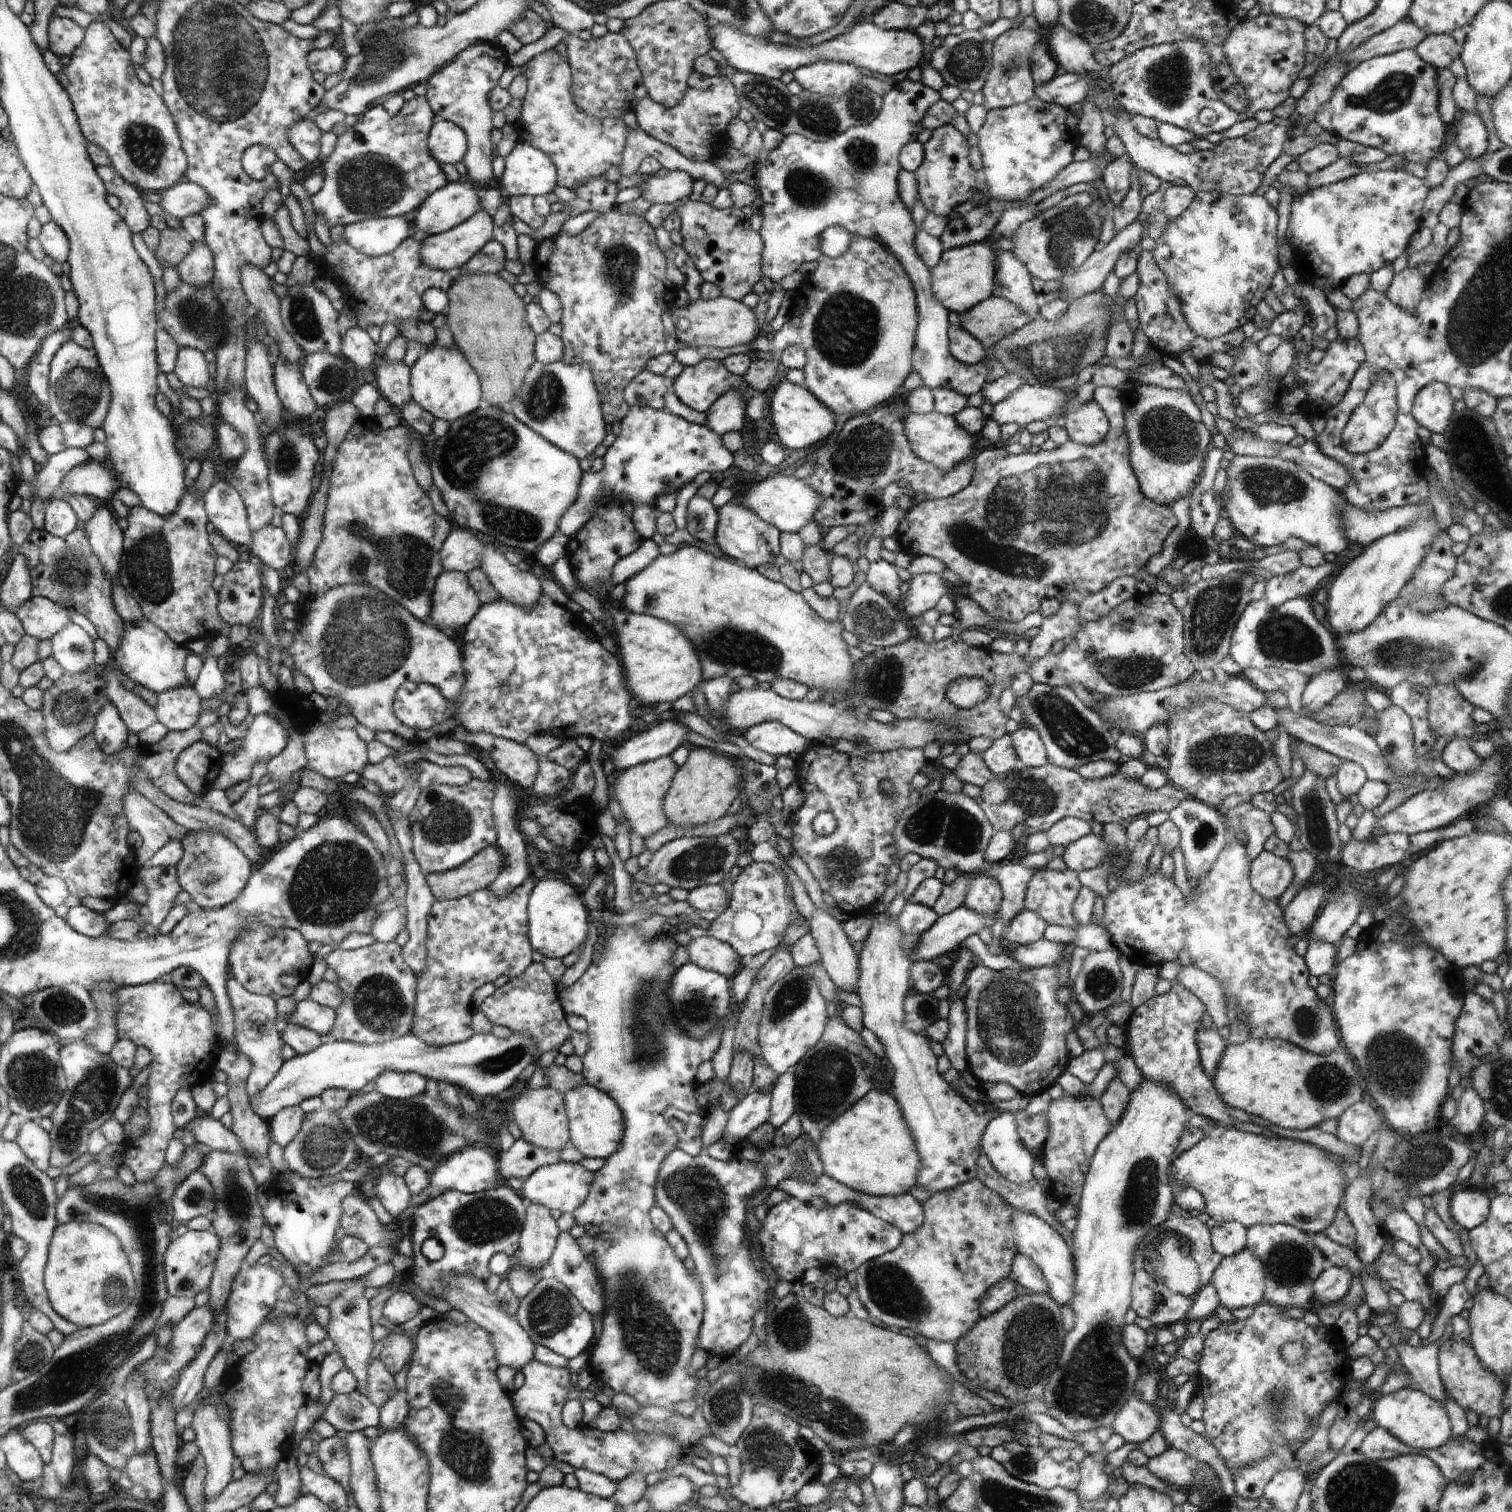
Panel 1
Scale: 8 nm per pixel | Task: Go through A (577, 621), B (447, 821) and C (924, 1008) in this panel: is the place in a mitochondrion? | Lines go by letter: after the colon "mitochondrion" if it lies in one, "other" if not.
A: other
B: mitochondrion
C: mitochondrion

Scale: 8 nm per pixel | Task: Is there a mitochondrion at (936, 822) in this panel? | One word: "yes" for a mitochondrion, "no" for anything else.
yes

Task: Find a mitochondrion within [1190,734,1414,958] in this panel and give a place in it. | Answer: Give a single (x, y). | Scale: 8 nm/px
(1316, 825)

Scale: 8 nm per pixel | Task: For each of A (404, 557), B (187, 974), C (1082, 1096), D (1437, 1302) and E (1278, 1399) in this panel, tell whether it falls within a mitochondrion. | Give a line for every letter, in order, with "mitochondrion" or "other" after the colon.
A: mitochondrion
B: other
C: other
D: other
E: mitochondrion

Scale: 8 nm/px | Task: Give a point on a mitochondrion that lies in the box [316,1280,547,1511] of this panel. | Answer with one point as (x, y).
(470, 1453)

